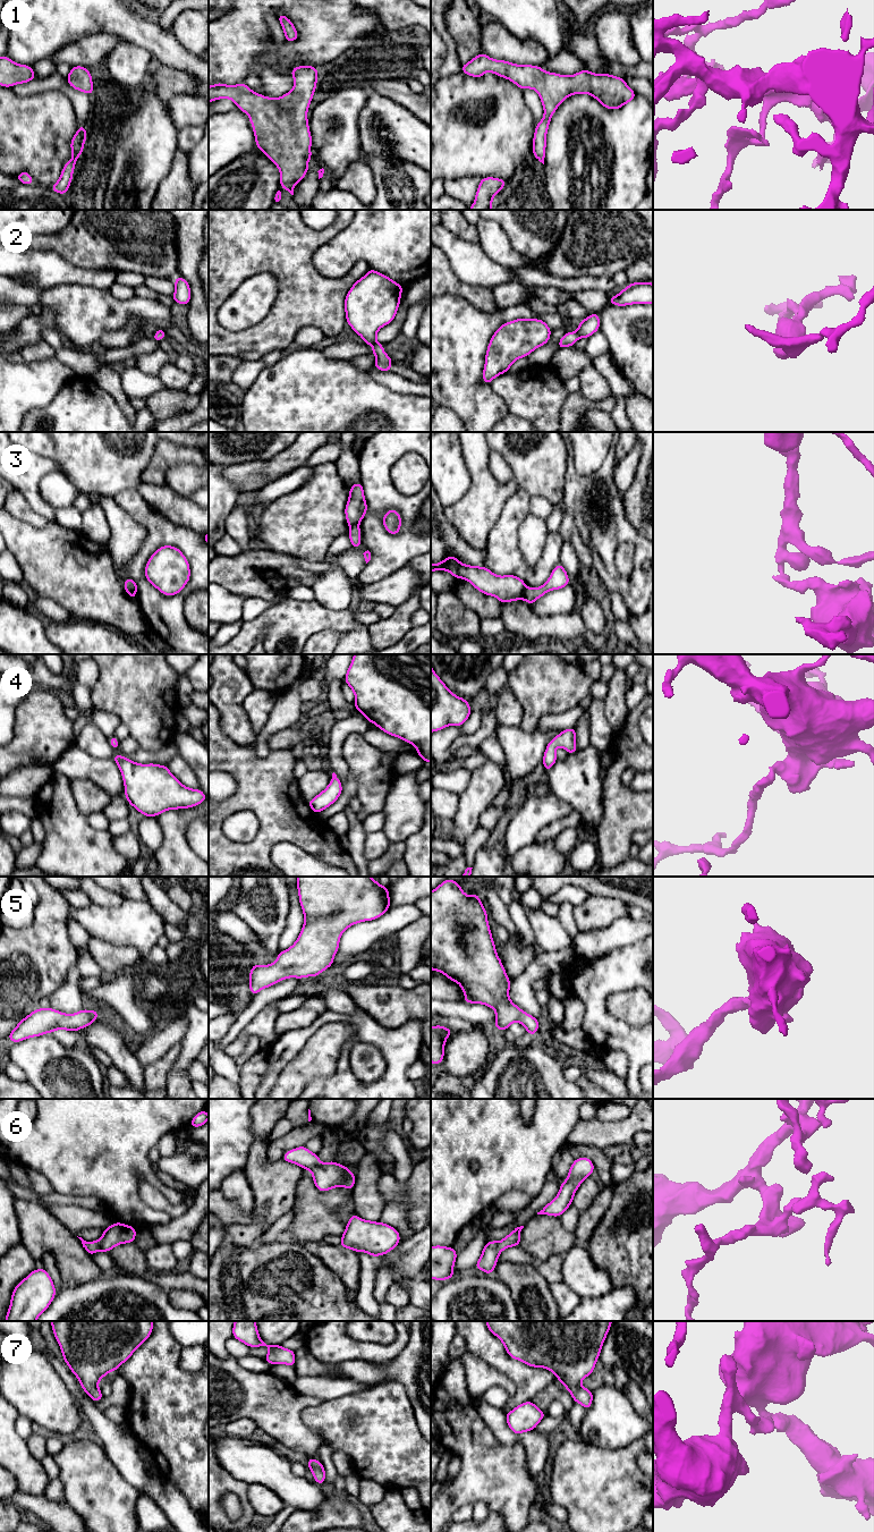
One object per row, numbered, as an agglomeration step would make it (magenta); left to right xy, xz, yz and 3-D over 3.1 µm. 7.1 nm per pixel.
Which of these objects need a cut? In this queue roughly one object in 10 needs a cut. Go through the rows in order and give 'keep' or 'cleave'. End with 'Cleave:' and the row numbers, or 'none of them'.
1: keep
2: keep
3: cleave
4: keep
5: keep
6: keep
7: keep
Cleave: 3

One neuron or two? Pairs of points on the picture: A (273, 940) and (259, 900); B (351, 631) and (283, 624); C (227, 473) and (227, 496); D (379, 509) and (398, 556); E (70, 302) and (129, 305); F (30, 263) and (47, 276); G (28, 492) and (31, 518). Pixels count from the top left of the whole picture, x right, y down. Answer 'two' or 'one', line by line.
A: one
B: one
C: two
D: one
E: one
F: one
G: two

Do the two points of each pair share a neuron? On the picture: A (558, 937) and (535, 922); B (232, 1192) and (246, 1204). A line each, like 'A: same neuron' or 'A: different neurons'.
A: same neuron
B: same neuron

